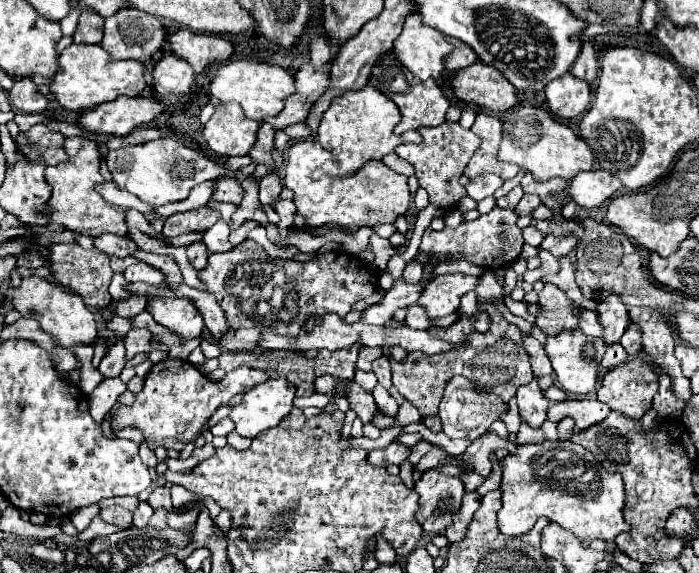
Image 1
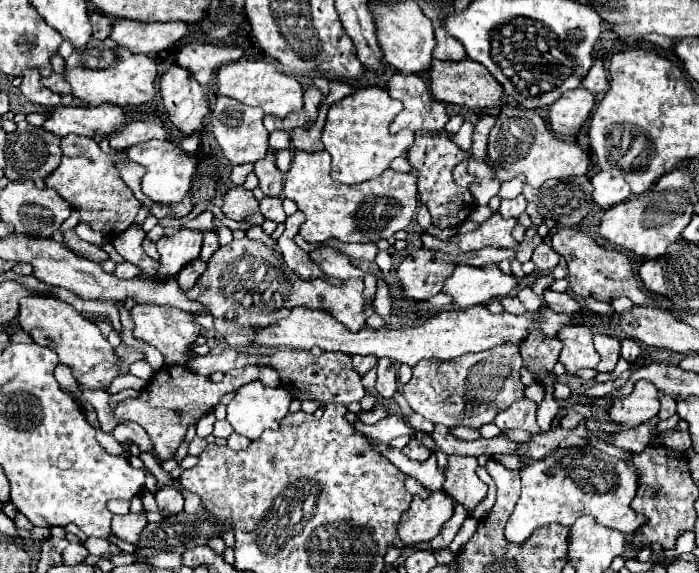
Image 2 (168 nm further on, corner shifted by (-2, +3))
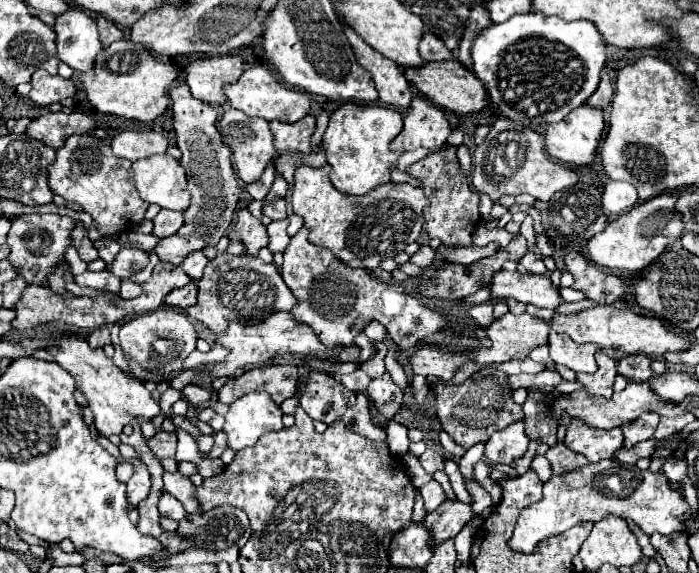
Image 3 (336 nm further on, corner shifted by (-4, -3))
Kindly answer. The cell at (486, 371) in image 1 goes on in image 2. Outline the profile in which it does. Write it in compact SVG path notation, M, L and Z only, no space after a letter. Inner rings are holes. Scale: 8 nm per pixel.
M505 343L477 355L461 355L453 361L421 361L413 367L413 377L403 385L403 397L411 409L433 423L447 427L463 425L471 429L481 429L485 423L505 411L511 403L523 397L525 385L519 379L519 369L523 367L519 347ZM465 405L473 407L465 407Z

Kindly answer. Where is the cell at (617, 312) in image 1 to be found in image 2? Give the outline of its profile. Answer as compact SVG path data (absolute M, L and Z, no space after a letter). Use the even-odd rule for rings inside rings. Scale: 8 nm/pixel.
M595 335L595 351L601 355L599 367L595 371L599 373L611 373L619 361L619 339L609 335Z

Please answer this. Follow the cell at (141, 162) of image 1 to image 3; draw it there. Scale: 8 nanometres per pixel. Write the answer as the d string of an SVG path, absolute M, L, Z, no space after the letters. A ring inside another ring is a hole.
M157 153L133 163L133 181L139 189L139 195L147 203L155 203L161 209L171 211L185 211L189 205L189 191L187 191L187 173L183 171L181 163L173 159L169 153Z

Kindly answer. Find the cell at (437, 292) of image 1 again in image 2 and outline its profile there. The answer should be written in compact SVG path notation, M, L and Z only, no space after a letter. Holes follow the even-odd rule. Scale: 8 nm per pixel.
M499 265L491 267L455 267L453 275L445 281L443 293L447 293L455 309L467 309L473 305L485 305L495 297L509 295L519 285L519 279L505 275Z

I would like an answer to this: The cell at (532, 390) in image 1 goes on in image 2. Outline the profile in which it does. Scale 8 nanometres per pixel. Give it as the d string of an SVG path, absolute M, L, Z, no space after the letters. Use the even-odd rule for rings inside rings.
M523 397L517 403L513 403L511 407L507 407L505 411L501 411L495 419L495 425L501 431L509 431L509 429L521 429L521 431L529 431L529 433L539 433L539 425L535 421L535 411L537 411L537 403Z

